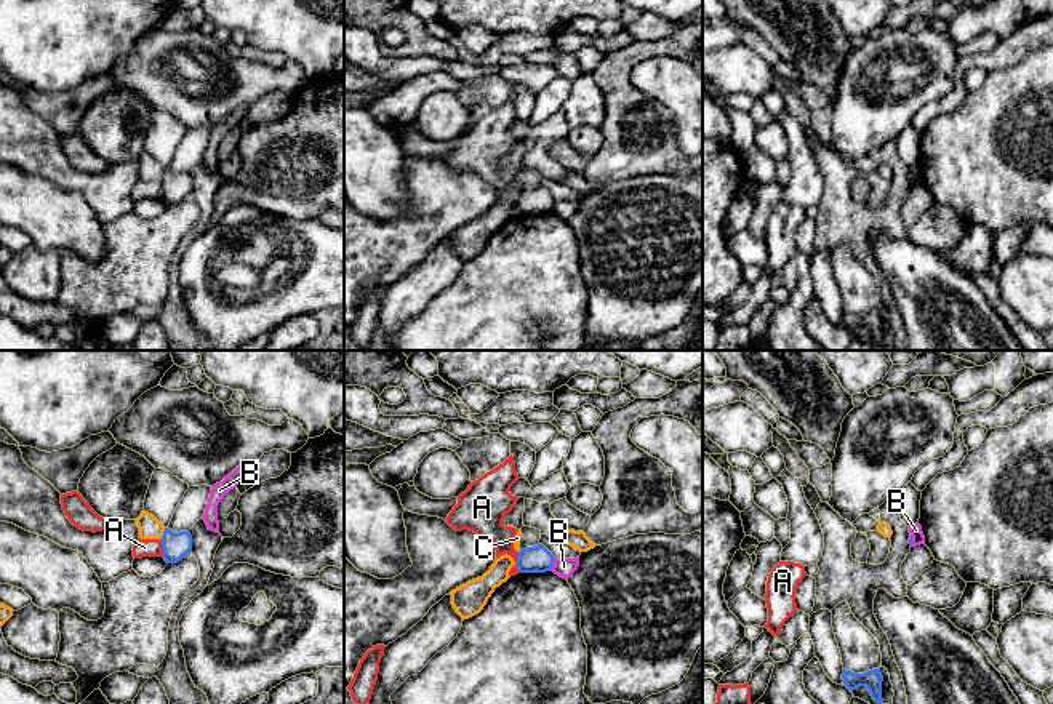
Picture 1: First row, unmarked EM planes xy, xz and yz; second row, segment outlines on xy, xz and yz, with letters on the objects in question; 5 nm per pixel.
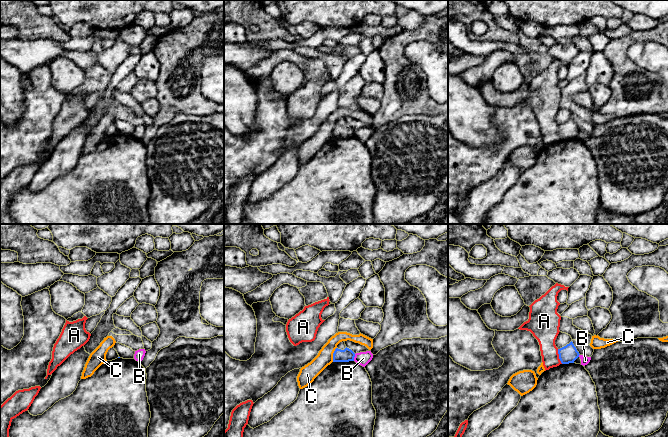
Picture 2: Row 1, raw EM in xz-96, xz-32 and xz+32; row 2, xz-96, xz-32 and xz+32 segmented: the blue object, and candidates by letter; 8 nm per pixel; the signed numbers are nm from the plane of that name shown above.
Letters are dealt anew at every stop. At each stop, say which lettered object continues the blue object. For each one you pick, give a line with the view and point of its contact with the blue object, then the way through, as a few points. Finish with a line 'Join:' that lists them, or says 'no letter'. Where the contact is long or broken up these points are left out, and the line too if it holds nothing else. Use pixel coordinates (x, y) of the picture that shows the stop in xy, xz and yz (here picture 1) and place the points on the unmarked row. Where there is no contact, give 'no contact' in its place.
Join: no letter

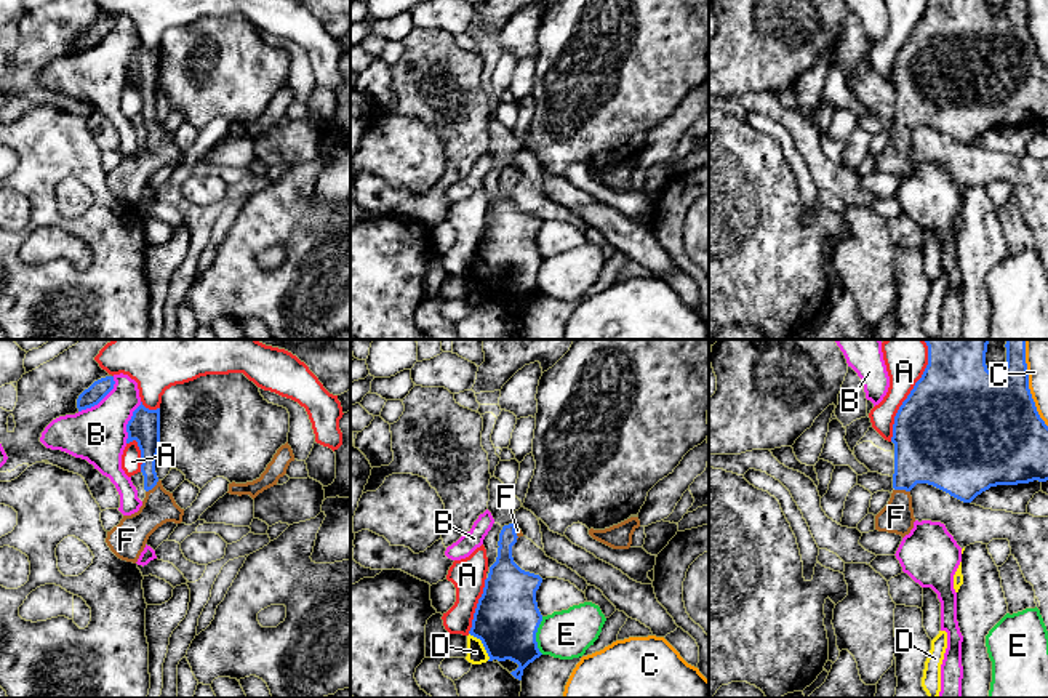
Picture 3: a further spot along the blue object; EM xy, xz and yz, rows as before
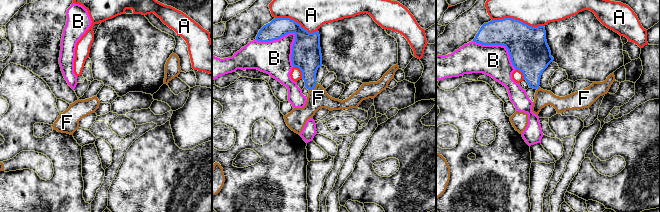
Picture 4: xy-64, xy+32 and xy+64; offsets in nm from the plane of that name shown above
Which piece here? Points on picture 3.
F: yz (903, 130)
Join: F

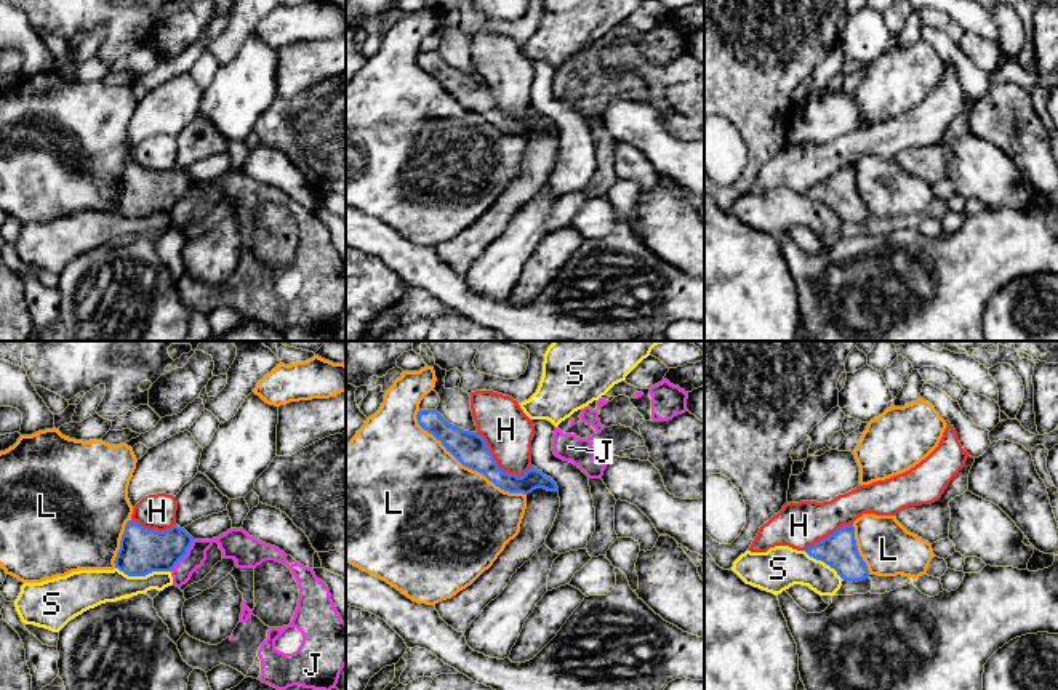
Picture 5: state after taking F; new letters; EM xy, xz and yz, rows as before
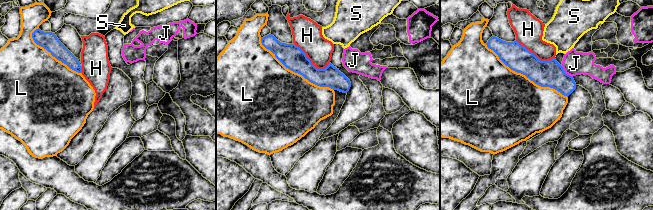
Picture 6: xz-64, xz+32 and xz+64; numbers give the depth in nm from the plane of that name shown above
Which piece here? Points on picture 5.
J: xy (184, 196) | across xy (143, 192), (176, 192), (184, 196), (213, 181), (232, 184)
Join: J

